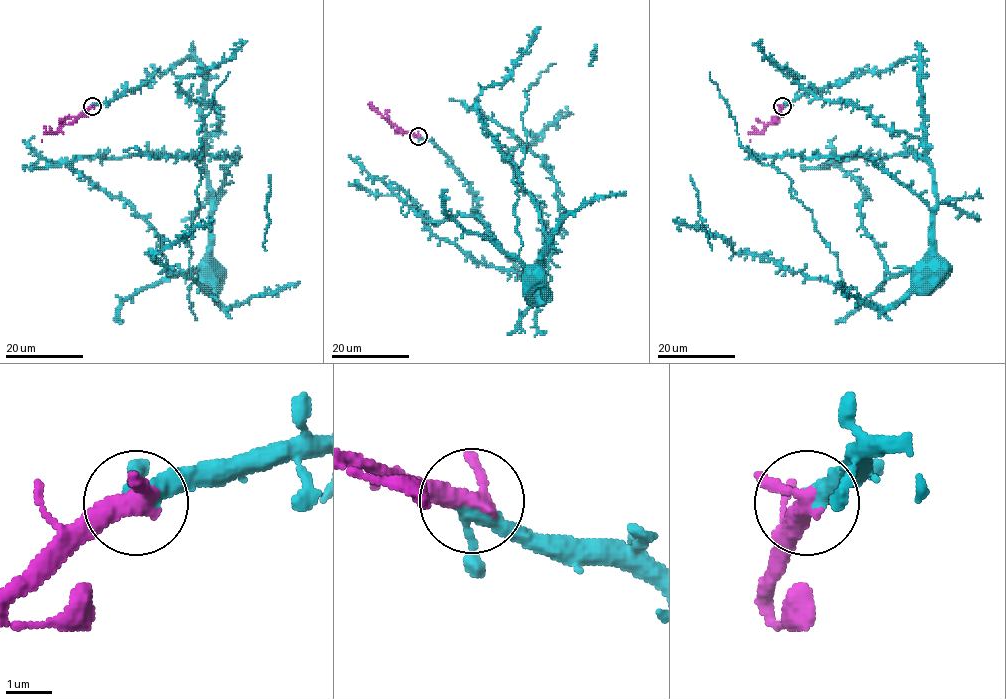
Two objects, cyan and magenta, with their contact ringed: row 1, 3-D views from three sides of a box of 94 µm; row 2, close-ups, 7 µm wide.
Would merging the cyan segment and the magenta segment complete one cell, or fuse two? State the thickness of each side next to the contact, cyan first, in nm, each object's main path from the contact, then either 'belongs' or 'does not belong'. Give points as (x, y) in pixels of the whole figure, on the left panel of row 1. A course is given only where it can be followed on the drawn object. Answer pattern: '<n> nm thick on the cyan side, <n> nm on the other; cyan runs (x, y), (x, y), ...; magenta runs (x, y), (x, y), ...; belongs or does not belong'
320 nm thick on the cyan side, 380 nm on the other; cyan runs (92, 106), (111, 101), (186, 57), (201, 68), (205, 172), (212, 195), (205, 273); magenta runs (92, 106), (56, 131), (44, 132), (41, 141); belongs

